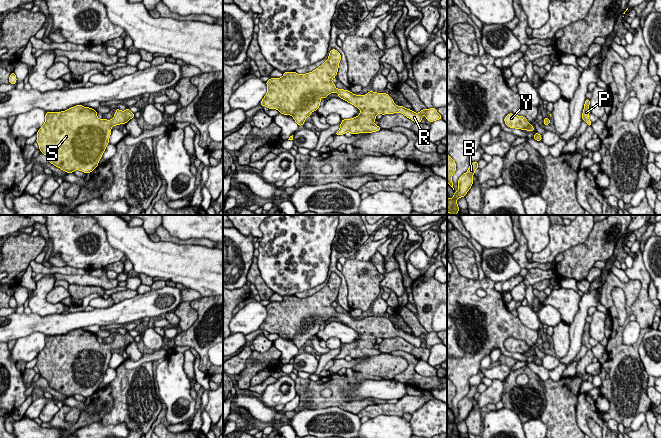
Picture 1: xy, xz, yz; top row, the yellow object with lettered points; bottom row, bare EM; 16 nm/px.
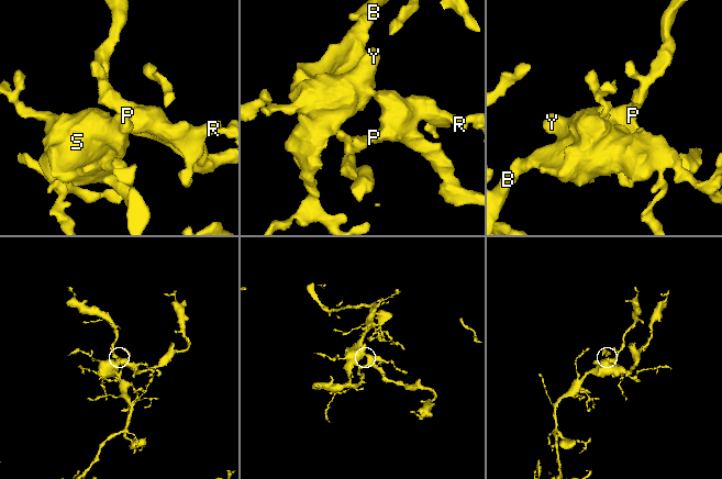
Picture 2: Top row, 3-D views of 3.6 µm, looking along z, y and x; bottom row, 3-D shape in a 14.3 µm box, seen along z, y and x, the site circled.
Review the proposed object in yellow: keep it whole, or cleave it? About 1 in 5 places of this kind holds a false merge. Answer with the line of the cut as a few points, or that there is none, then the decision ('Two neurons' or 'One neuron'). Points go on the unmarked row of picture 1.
No split. One neuron

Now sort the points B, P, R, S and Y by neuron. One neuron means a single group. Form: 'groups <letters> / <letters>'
groups B P R S Y

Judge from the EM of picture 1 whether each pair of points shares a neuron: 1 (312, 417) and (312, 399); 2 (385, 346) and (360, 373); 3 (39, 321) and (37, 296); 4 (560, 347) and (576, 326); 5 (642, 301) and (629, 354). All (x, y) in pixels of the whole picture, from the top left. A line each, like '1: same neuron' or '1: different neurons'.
1: different neurons
2: different neurons
3: different neurons
4: different neurons
5: different neurons

